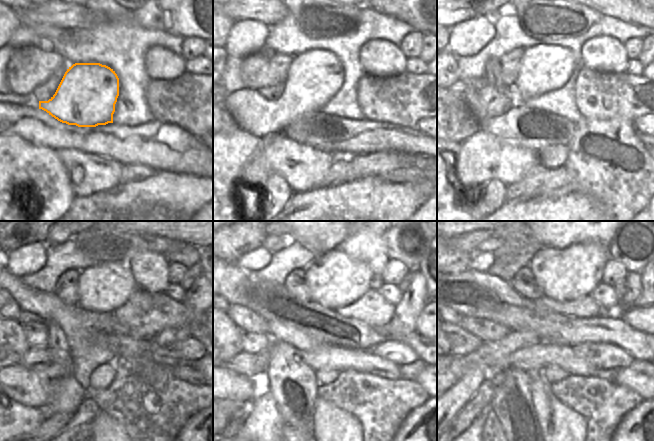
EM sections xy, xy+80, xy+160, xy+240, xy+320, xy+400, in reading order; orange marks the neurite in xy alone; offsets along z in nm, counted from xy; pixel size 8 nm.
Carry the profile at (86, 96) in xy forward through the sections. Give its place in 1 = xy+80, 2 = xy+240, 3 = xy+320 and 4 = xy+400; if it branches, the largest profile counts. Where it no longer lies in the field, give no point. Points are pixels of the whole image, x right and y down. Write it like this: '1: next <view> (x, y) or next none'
1: next xy+80 (314, 76)
2: next xy+240 (103, 288)
3: next xy+320 (334, 279)
4: next xy+400 (565, 274)

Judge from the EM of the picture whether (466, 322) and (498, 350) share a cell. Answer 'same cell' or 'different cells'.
different cells

